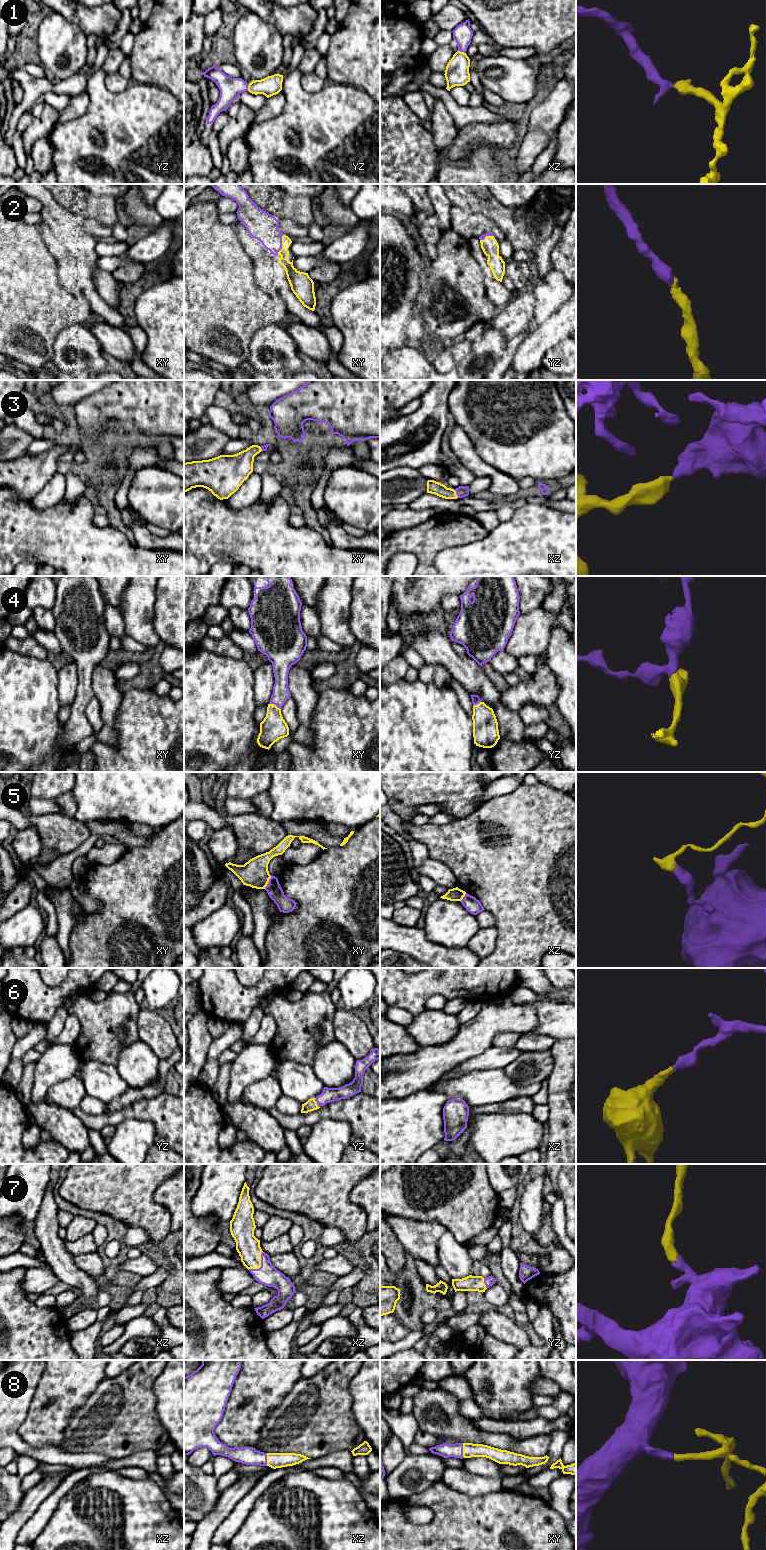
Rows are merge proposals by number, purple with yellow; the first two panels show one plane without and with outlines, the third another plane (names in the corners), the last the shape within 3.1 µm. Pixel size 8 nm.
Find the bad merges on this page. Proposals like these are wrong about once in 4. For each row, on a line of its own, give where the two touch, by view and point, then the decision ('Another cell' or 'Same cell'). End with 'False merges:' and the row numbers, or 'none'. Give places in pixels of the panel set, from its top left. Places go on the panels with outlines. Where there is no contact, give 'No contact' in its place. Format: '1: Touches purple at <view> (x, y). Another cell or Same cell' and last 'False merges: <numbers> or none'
1: Touches purple at xz (462, 51). Same cell
2: Touches purple at xy (281, 244). Same cell
3: Touches purple at xz (456, 493). Same cell
4: Touches purple at xy (275, 704). Same cell
5: Touches purple at xy (268, 882). Another cell
6: Touches purple at yz (317, 1103). Same cell
7: Touches purple at xz (261, 1265). Same cell
8: Touches purple at xy (462, 1450). Same cell
False merges: 5

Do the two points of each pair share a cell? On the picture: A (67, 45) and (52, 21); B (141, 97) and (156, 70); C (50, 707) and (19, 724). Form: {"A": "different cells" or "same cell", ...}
{"A": "same cell", "B": "different cells", "C": "same cell"}

